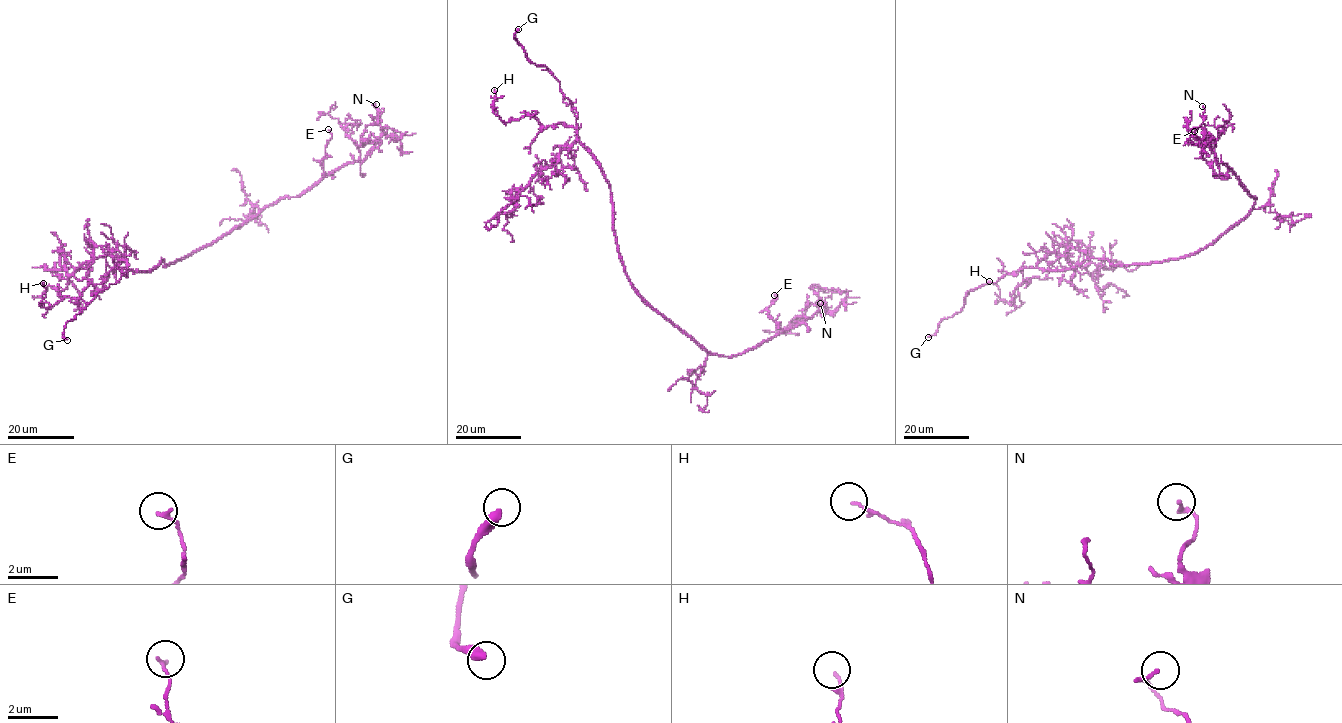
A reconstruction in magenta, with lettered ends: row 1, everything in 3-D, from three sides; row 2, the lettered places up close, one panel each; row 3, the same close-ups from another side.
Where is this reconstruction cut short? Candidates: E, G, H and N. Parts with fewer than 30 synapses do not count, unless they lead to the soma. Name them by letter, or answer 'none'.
G

